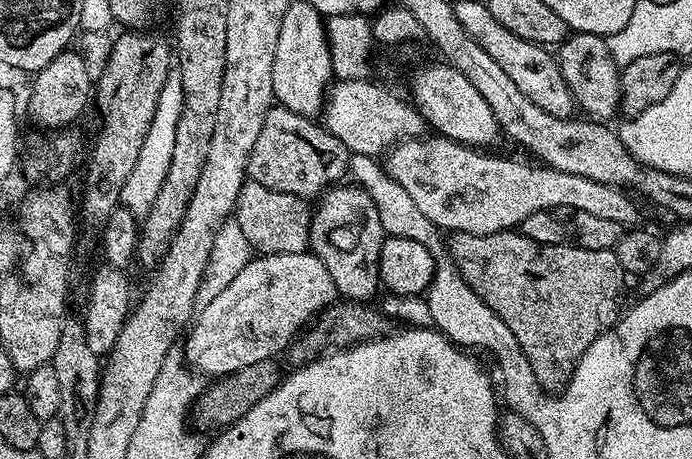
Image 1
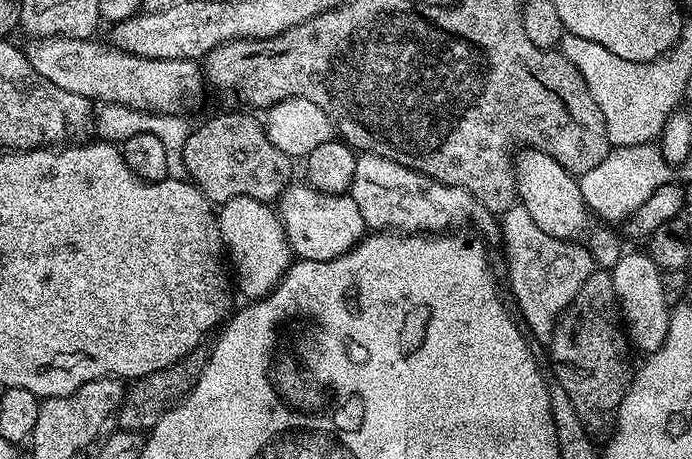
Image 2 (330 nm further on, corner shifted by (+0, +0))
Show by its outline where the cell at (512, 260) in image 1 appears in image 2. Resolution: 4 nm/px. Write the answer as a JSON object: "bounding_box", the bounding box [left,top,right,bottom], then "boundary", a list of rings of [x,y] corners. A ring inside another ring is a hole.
{"bounding_box":[550,270,630,429],"boundary":[[[595,270],[586,278],[572,304],[561,313],[552,332],[550,350],[555,383],[574,402],[574,410],[578,410],[584,427],[607,429],[615,421],[616,409],[630,383],[630,343],[622,327],[614,282],[607,271]]]}

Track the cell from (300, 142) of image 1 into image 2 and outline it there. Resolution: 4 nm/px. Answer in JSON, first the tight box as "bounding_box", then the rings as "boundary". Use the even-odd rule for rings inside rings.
{"bounding_box":[184,111,293,202],"boundary":[[[247,111],[224,112],[221,116],[212,116],[205,124],[196,124],[184,147],[184,168],[190,177],[191,183],[195,184],[209,200],[223,202],[239,195],[254,198],[265,202],[279,201],[288,185],[293,183],[292,164],[293,157],[287,156],[274,142],[270,142],[265,125],[260,124]]]}

